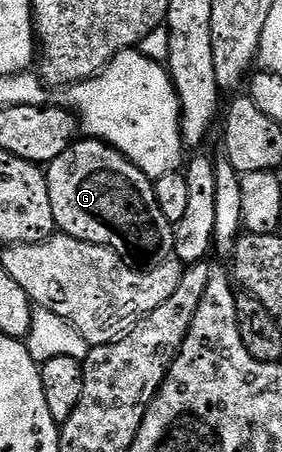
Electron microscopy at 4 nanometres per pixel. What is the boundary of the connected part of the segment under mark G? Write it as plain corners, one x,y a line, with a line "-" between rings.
92,138
78,139
59,158
55,158
47,166
45,181
51,194
51,210
53,223
64,235
98,244
126,258
142,256
145,262
160,262
174,255
174,224
163,218
163,210
159,210
159,202
155,202
153,181
148,180
139,169
110,144

